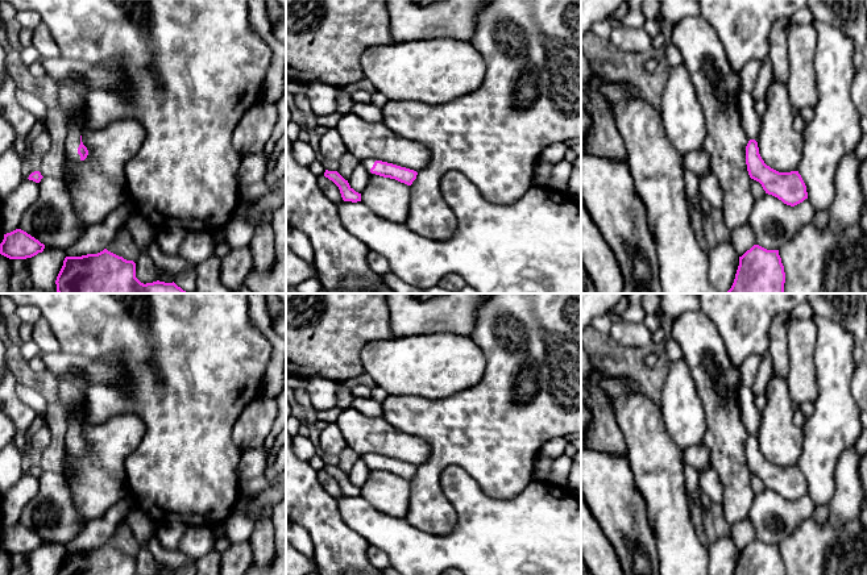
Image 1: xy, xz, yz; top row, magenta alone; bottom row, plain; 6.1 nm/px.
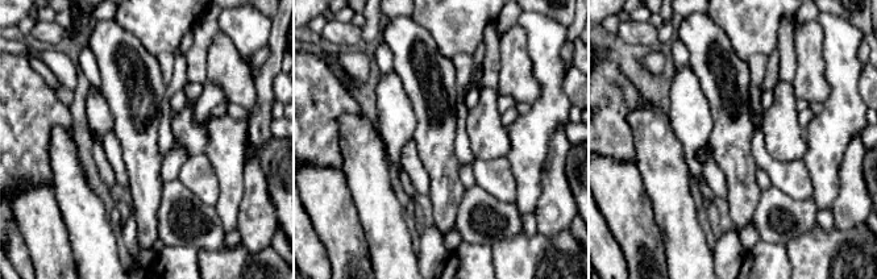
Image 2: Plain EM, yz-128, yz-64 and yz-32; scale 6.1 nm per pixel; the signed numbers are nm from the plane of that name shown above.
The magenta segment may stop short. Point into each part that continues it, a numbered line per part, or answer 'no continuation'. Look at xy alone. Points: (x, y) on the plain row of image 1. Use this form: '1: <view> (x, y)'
1: xy (73, 437)

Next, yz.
no continuation

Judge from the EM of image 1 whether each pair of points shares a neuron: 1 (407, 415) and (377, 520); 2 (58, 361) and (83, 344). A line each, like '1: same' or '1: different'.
1: different
2: different

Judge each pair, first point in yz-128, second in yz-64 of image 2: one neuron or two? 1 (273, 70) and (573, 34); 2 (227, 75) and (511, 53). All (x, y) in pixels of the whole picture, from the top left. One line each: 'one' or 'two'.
1: one
2: one

